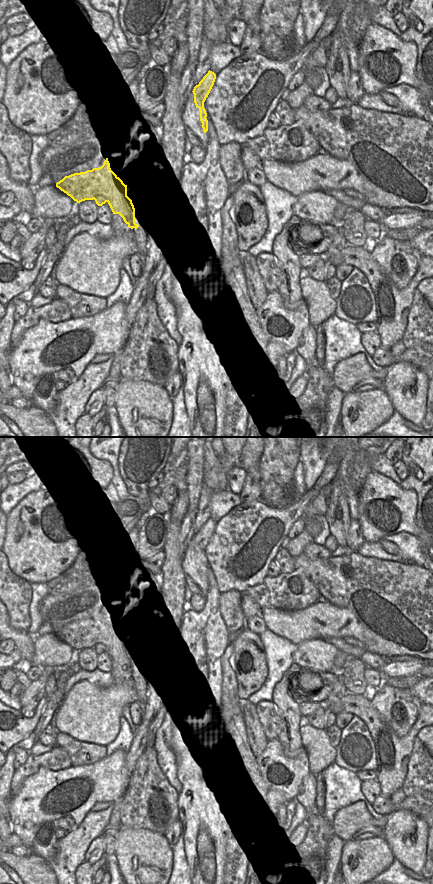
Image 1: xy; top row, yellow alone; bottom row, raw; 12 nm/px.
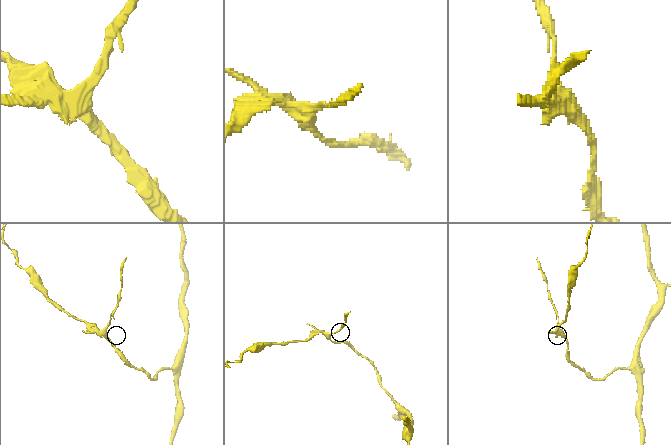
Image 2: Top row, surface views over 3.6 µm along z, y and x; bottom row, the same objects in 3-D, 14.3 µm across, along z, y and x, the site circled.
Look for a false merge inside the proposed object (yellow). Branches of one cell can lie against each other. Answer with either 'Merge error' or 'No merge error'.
Merge error

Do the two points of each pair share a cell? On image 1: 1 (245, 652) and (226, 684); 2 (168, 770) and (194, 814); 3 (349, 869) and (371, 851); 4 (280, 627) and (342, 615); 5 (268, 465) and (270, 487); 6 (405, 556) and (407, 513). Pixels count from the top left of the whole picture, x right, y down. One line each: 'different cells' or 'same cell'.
1: different cells
2: different cells
3: same cell
4: same cell
5: different cells
6: different cells

